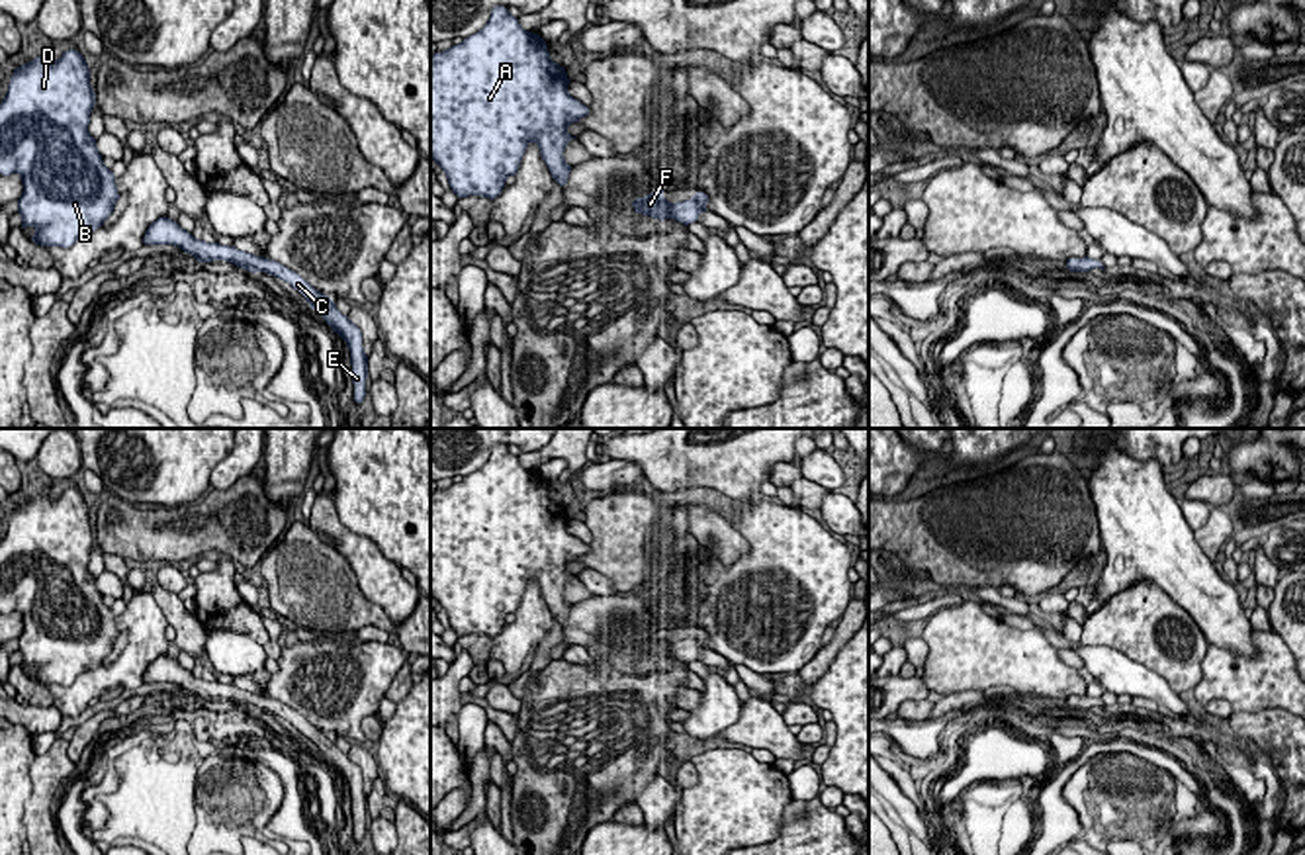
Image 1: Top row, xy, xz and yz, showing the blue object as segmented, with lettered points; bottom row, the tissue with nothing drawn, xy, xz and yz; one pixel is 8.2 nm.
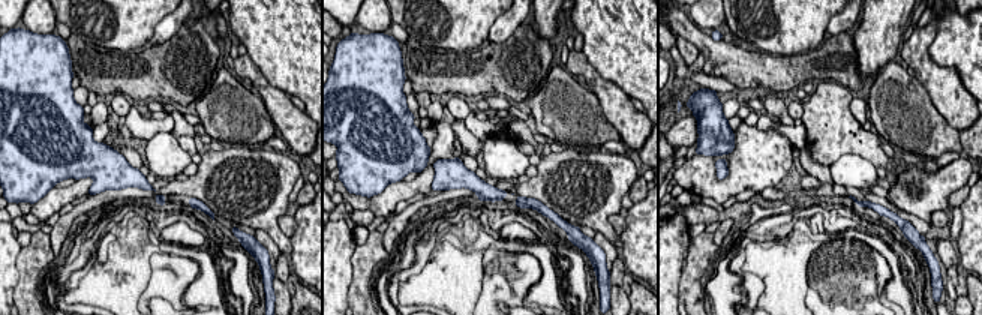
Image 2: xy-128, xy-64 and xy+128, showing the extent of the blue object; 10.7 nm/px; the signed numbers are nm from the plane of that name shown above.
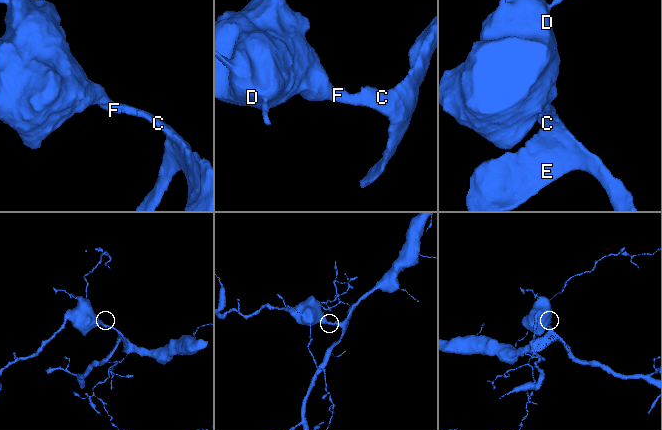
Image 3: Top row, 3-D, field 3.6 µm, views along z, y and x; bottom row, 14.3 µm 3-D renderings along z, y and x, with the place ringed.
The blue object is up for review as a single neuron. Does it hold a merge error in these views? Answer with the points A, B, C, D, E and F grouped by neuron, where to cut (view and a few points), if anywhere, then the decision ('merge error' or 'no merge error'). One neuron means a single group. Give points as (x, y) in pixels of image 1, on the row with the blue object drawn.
groups A B C D E F; cut none; no merge error

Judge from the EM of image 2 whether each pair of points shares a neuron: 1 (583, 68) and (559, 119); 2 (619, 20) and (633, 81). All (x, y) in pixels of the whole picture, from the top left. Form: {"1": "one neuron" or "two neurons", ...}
{"1": "two neurons", "2": "one neuron"}

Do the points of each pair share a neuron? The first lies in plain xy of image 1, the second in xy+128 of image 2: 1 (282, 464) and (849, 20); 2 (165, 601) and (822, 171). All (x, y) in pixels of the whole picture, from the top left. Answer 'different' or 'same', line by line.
1: different
2: same

